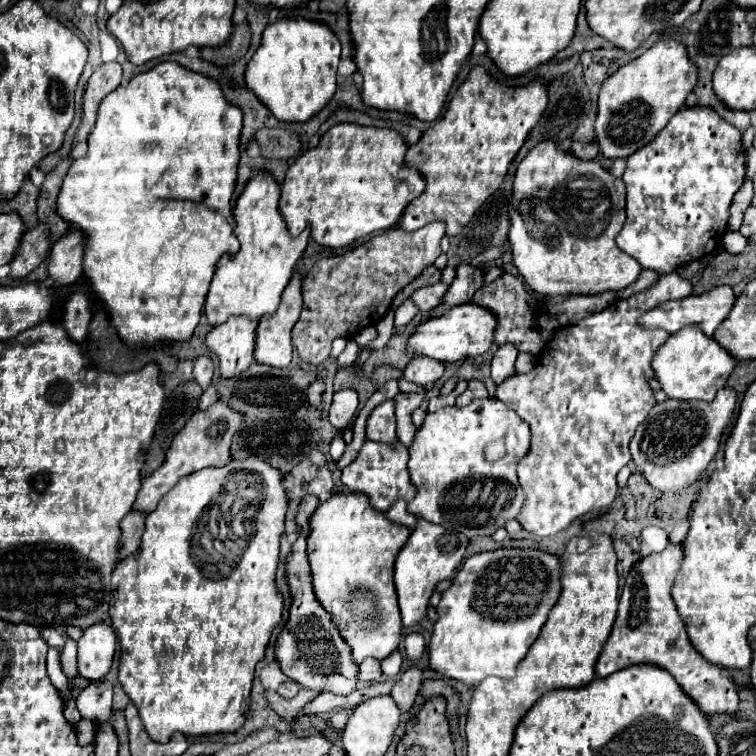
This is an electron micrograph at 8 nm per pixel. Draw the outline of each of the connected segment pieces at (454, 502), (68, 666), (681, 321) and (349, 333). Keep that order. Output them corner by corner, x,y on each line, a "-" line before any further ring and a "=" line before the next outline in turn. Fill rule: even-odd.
476,399
462,409
444,407
440,411
428,413
422,427
416,429
412,445
408,447
410,451
408,475
410,475
412,485
416,487
414,499
408,501
408,511
414,513
416,517
460,531
468,539
478,537
478,535
494,535
496,529
504,527
508,519
514,519
518,515
524,503
524,491
518,483
516,467
520,459
528,453
528,447
530,447
528,423
524,423
512,409
508,409
498,399
-
490,441
506,443
506,455
496,463
488,463
484,459
484,447
=
68,639
64,649
60,651
60,665
62,665
62,671
68,679
74,679
78,677
78,669
76,669
76,641
=
722,285
722,287
714,287
714,289
710,289
710,291
706,291
706,293
702,293
702,295
688,295
688,297
684,297
684,299
676,299
676,301
666,301
666,303
660,303
660,305
656,305
652,311
648,311
648,313
644,313
642,317
640,317
640,325
644,327
644,329
654,329
654,327
658,327
658,329
664,329
666,333
670,333
670,335
674,335
676,331
680,331
682,327
686,327
686,325
698,325
700,327
700,331
704,331
704,335
712,335
714,333
714,329
726,319
726,315
730,313
730,309
732,309
732,305
734,305
734,293
732,293
732,287
728,287
728,285
=
442,221
428,223
412,233
394,227
344,255
318,259
302,279
304,307
292,329
292,343
298,355
308,363
322,363
330,355
336,337
354,337
364,327
376,325
388,313
394,295
426,267
434,265
442,253
440,239
444,229

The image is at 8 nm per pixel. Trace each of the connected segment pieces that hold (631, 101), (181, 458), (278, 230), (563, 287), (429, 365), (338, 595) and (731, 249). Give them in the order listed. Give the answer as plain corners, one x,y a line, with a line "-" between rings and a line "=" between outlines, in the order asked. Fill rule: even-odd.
656,41
644,55
632,59
630,63
622,65
616,73
612,73
600,87
598,93
598,115
594,121
596,141
600,147
600,155
606,159
630,157
640,147
648,145
670,121
670,117
684,107
686,95
696,85
696,65
688,59
686,49
678,41
=
224,401
212,403
204,411
196,411
190,421
184,425
184,429
174,437
170,449
166,451
166,461
142,481
142,489
138,491
138,499
134,503
134,511
152,513
158,505
158,501
178,483
178,479
196,473
198,469
206,467
224,467
230,461
230,443
234,433
238,433
242,427
242,415
232,411
=
264,171
254,173
238,197
234,207
234,235
238,235
240,251
236,255
224,255
212,279
210,293
206,297
206,317
212,327
222,325
232,315
246,315
254,321
260,321
264,315
274,315
280,295
288,285
294,265
302,257
310,237
310,229
304,229
298,237
290,237
278,211
278,199
280,185
=
542,141
538,143
518,165
516,177
514,177
514,191
512,197
508,201
508,211
510,211
510,231
508,231
508,239
512,243
512,255
514,255
514,265
518,267
522,279
526,281
526,285
540,295
598,295
604,291
620,291
624,287
628,287
630,283
634,283
642,271
642,267
636,263
636,259
632,259
630,255
624,255
616,243
614,237
618,235
618,231
622,229
624,221
626,221
626,213
624,213
624,203
626,203
626,187
622,183
622,179
616,179
610,175
610,171
606,171
600,161
586,161
586,159
578,159
574,157
570,151
562,151
558,149
552,141
=
414,357
404,369
404,379
422,387
436,383
442,375
444,375
444,363
428,357
=
348,491
334,493
310,517
310,535
306,553
312,569
314,593
318,603
330,613
342,639
346,639
346,643
350,645
356,663
362,663
362,659
366,657
382,661
392,651
396,651
400,643
402,621
392,575
394,575
394,559
398,551
404,547
408,535
410,535
408,527
388,521
386,515
370,507
368,497
360,493
-
356,585
362,585
372,595
372,601
378,607
374,629
364,629
362,623
368,621
366,617
362,617
360,623
354,621
352,611
356,611
356,615
368,615
368,611
372,611
372,603
368,603
368,599
356,599
356,603
352,603
352,589
=
728,231
724,235
724,247
728,253
742,253
746,247
746,237
742,237
738,231

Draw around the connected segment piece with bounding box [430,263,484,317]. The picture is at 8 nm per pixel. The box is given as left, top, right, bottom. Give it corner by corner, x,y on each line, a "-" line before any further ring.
462,263
458,265
456,271
456,279
450,285
448,293
444,295
444,303
440,307
436,307
430,317
434,315
442,315
446,309
450,309
452,305
462,305
468,303
472,299
472,295
484,285
484,269
470,265
470,263

